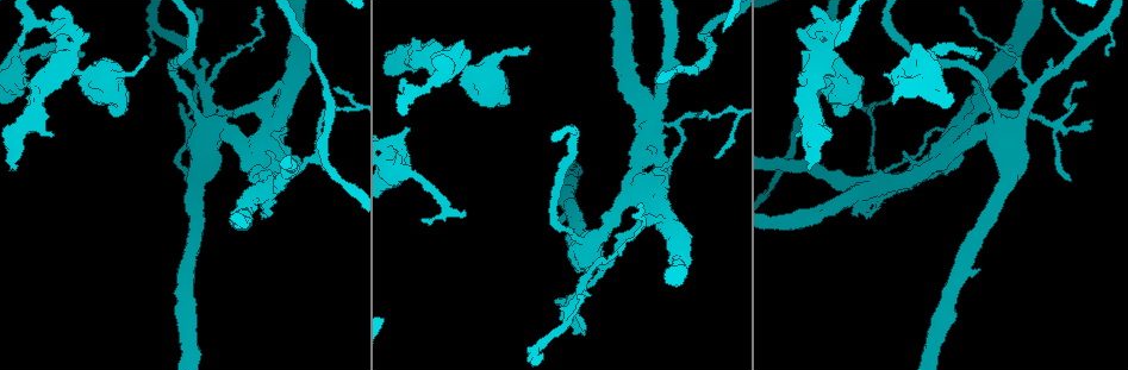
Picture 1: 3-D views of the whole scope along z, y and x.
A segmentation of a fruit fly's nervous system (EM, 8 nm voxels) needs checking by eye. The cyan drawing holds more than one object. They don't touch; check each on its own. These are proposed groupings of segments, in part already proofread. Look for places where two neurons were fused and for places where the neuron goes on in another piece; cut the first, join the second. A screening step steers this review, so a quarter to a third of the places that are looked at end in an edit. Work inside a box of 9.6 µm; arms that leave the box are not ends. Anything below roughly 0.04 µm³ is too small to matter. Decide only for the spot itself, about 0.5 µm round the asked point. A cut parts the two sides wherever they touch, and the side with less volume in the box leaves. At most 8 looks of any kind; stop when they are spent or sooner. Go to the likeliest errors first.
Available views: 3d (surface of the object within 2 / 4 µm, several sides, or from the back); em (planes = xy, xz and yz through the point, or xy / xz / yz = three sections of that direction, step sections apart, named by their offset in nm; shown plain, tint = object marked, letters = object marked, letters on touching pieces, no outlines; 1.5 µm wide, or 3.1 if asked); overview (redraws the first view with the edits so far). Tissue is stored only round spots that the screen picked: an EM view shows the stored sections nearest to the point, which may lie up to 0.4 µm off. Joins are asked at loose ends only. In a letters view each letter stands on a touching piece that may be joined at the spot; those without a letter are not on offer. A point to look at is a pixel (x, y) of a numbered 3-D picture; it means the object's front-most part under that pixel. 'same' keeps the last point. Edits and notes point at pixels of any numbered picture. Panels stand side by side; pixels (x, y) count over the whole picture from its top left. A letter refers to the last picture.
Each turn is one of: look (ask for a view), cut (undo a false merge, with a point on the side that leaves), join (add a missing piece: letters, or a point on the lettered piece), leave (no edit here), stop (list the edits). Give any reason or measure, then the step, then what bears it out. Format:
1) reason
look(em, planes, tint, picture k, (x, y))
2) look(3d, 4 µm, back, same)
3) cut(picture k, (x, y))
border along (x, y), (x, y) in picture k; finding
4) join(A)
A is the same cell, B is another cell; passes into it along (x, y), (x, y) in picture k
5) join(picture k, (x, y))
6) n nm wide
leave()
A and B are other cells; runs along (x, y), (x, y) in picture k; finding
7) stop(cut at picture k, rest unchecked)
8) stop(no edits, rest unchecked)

calibre changes
look(em, xz, step 8, tint, picture 1, (14, 135))

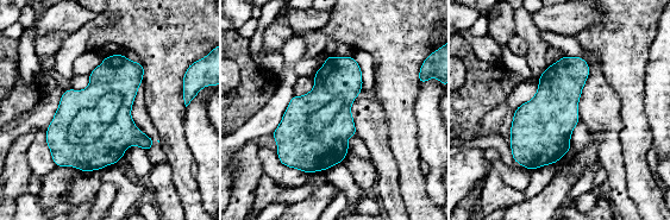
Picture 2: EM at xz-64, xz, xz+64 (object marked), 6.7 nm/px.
what lies round it
look(em, xz, step 8, letters, same)

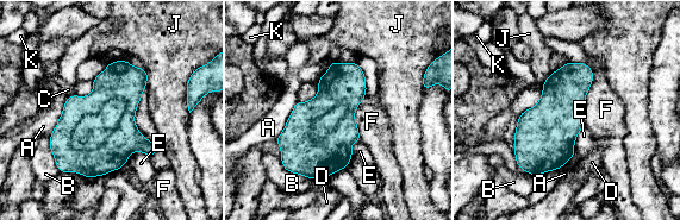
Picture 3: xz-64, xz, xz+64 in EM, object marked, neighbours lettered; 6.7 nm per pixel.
leave()
A, B, C, D, E, F, J and K are other cells; border along (74, 94), (69, 96) in picture 3; all the same neuron

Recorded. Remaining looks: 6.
tapers out
look(em, planes, plain, picture 1, (464, 210))

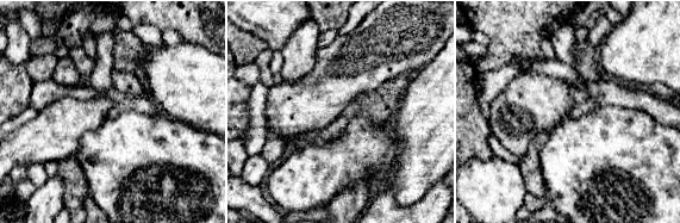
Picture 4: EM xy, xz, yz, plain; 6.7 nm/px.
where the object lies
look(em, planes, tint, same)

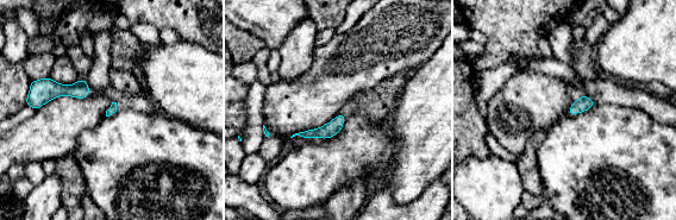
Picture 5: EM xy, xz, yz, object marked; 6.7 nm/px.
look(em, planes, letters, same)

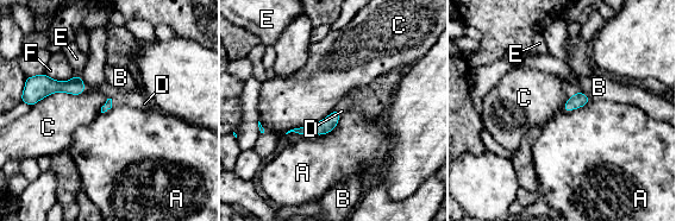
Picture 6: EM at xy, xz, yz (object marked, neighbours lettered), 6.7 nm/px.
C touches over 400 nm
join(D)
D is the same cell, A, B, C, E and F are other cells; passes into it along (107, 106), (111, 103), (135, 98) in picture 6; it goes on there

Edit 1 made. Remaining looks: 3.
stop(join at picture 6, rest unchecked)

